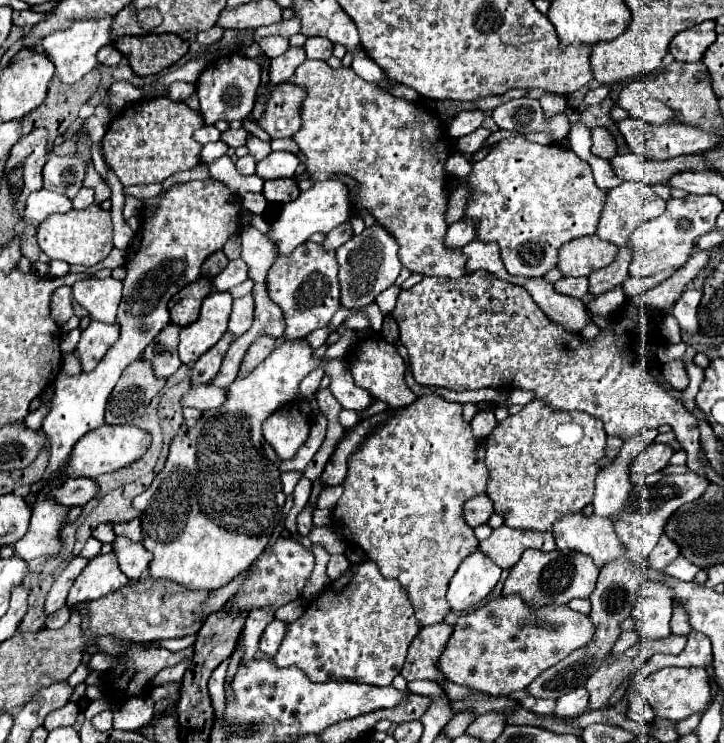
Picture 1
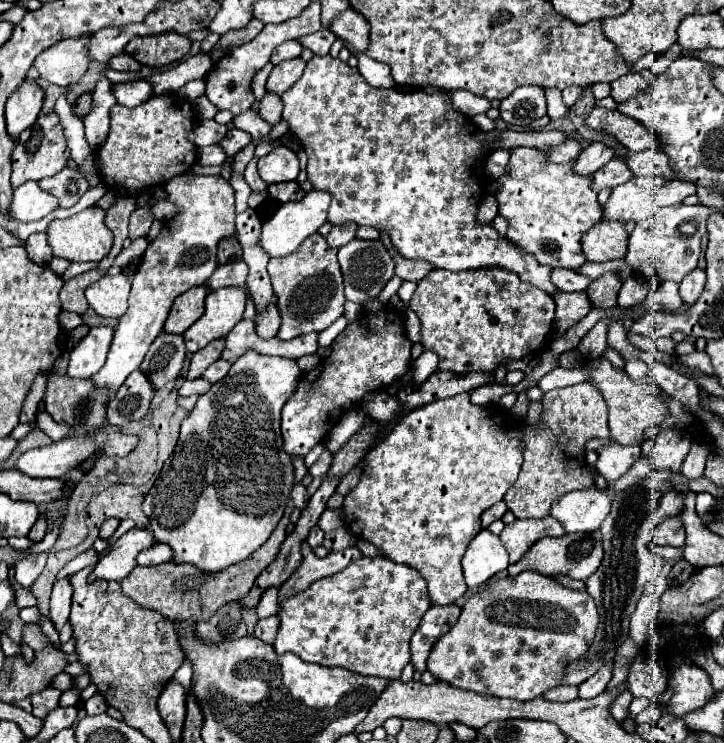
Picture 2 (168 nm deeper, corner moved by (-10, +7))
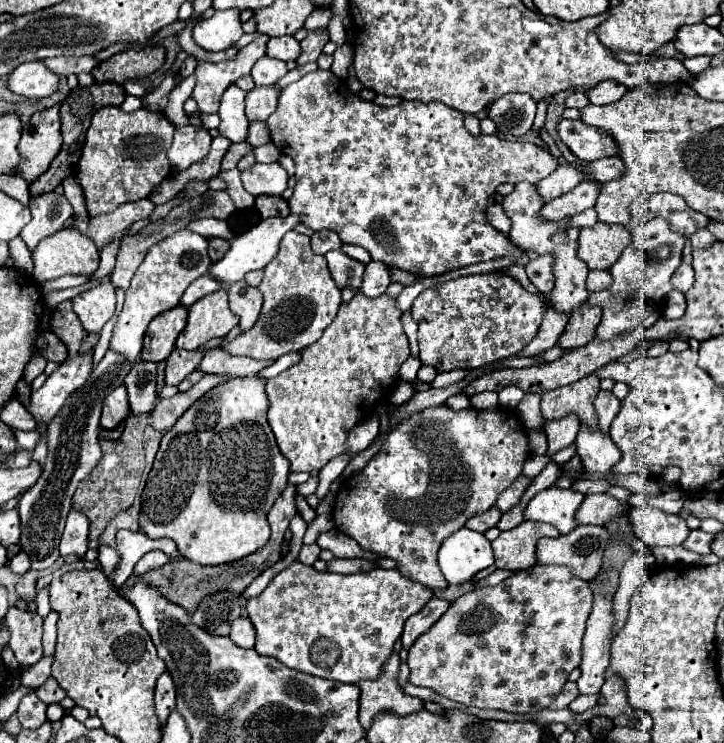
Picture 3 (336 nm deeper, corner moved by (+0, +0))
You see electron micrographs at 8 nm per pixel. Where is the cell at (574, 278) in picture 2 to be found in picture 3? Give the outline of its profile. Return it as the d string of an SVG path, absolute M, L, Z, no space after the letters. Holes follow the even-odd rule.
M538 255L532 261L528 261L526 265L526 273L528 279L536 285L536 289L542 295L550 295L552 287L554 287L554 275L552 275L552 255Z

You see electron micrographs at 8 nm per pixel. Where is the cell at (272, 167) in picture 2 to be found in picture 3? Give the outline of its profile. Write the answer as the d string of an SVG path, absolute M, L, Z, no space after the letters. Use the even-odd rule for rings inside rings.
M254 163L246 171L240 173L244 189L258 197L258 195L280 195L288 185L288 173L280 163Z

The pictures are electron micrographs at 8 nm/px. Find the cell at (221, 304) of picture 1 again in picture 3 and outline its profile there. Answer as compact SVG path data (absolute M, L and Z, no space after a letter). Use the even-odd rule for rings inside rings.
M224 289L198 299L188 309L188 323L176 339L178 349L198 349L214 337L226 337L232 327L238 325L238 317L228 307L228 295Z

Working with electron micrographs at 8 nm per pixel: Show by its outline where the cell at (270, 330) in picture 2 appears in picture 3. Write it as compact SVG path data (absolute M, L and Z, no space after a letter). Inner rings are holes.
M238 281L228 287L228 297L230 309L240 317L240 329L248 331L260 315L262 293L258 291L258 287L248 285L246 281Z

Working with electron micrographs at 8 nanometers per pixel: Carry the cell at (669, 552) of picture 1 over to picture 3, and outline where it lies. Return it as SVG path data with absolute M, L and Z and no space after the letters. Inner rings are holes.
M640 505L632 507L628 515L634 533L648 545L648 547L662 547L662 545L680 545L690 529L680 515L668 515L658 507Z

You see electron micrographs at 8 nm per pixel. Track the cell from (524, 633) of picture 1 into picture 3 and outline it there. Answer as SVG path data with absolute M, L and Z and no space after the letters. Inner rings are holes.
M534 565L532 569L518 571L518 573L510 575L506 581L502 581L496 587L480 587L480 589L468 591L462 597L458 597L448 607L448 611L426 633L422 633L422 637L418 637L414 641L414 645L408 649L408 667L410 667L408 681L412 685L430 687L438 695L442 695L442 697L446 697L450 701L462 703L466 707L500 709L500 711L508 711L508 713L536 713L536 711L548 709L548 705L556 699L556 695L562 691L564 683L568 681L570 671L580 667L580 661L582 661L582 637L584 637L584 629L586 629L586 619L590 615L590 607L592 607L590 583L584 581L584 579L578 579L570 571L570 567L564 567L564 565Z

